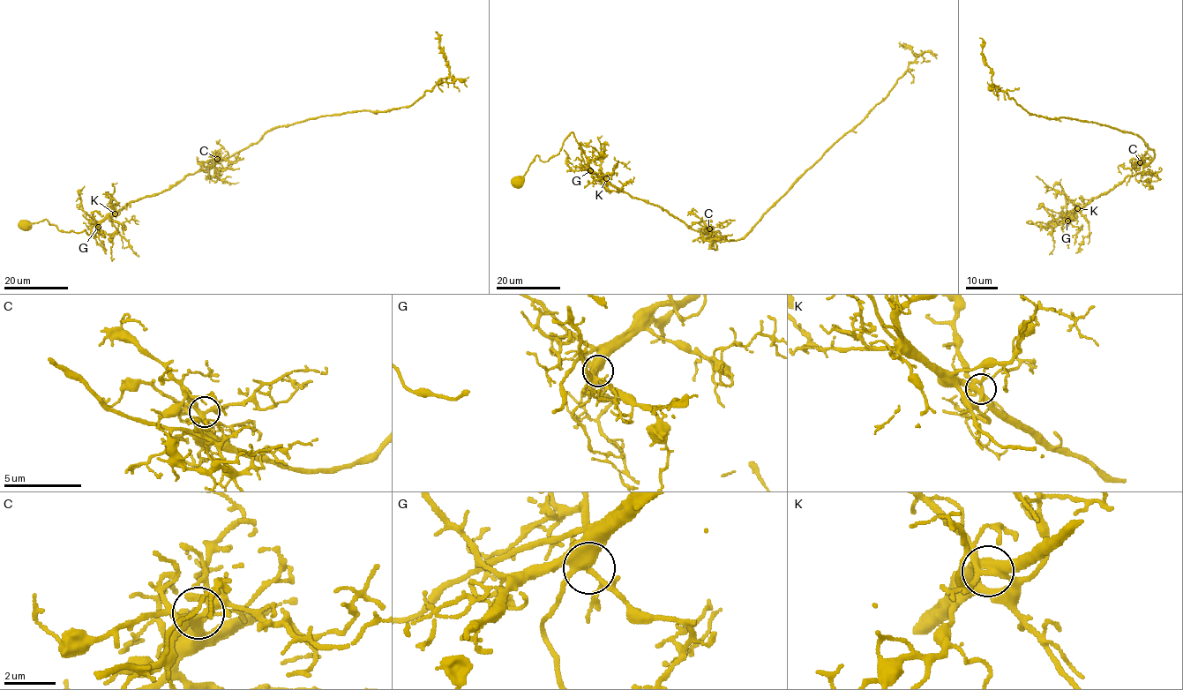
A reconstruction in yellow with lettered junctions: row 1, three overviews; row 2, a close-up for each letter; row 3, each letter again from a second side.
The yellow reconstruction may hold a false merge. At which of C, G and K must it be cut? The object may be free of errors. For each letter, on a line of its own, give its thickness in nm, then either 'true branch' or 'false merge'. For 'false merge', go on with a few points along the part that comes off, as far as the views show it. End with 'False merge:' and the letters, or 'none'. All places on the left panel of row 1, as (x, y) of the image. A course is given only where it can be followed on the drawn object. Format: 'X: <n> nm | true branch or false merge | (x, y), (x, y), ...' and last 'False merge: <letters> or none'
C: 300 nm | true branch
G: 400 nm | true branch
K: 360 nm | true branch
False merge: none

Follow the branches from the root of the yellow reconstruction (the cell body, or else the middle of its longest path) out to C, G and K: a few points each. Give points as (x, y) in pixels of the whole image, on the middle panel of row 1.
C: (519, 181), (536, 156), (547, 161), (556, 156), (572, 132), (590, 169), (691, 228), (709, 228)
G: (519, 181), (522, 181), (536, 156), (547, 161), (556, 156), (571, 132), (590, 170)
K: (519, 181), (522, 181), (536, 156), (547, 161), (556, 156), (571, 132), (580, 146), (585, 165), (606, 179)

